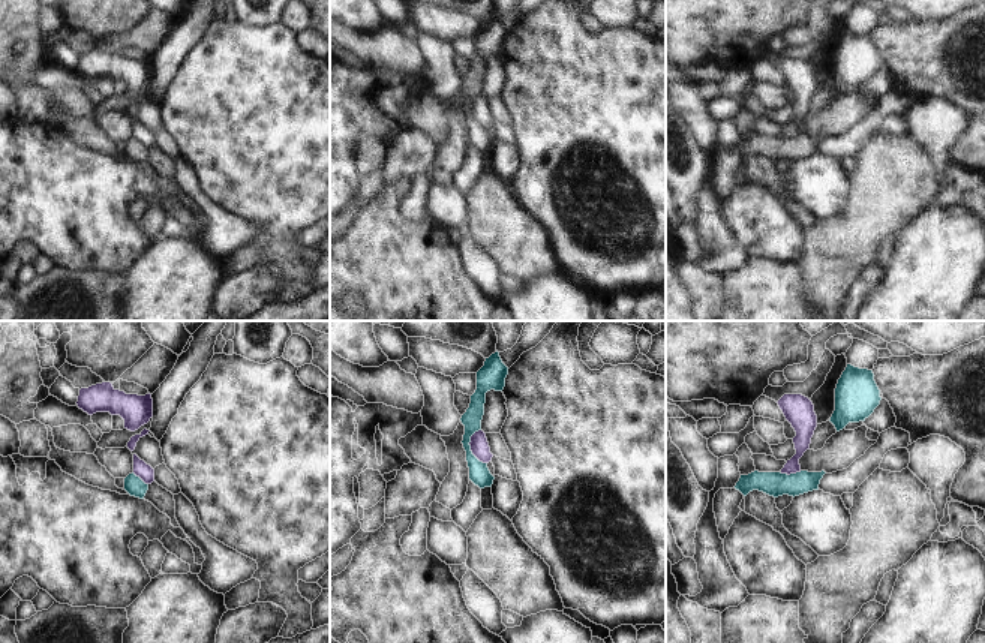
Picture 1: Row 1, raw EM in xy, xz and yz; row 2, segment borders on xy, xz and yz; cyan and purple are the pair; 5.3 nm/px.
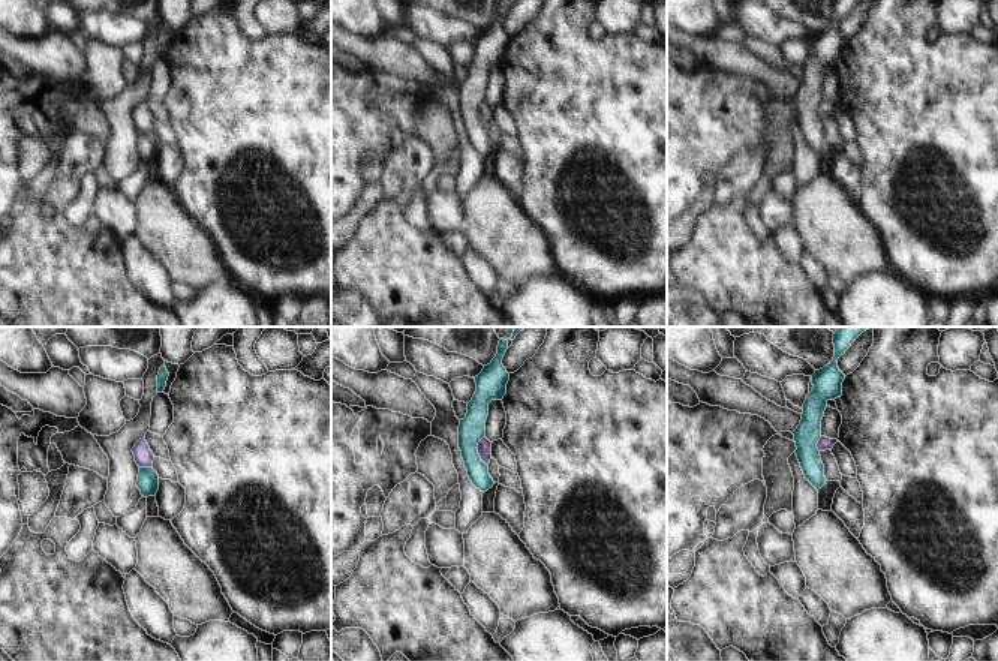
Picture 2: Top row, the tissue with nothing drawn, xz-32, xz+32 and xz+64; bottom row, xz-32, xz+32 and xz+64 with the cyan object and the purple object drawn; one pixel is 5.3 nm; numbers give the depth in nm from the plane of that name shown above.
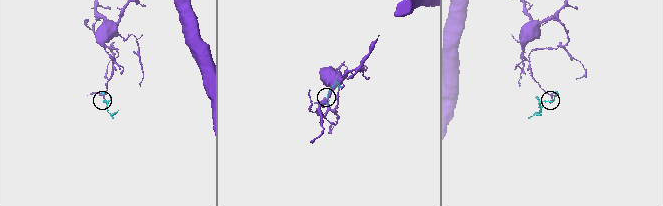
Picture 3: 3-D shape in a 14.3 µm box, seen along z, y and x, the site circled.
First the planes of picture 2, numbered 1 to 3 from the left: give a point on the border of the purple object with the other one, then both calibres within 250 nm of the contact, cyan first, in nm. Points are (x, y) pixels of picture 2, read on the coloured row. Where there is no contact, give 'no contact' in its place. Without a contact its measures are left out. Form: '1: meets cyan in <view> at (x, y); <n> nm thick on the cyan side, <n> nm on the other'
1: meets cyan in xz-32 at (146, 468); 110 nm thick on the cyan side, 100 nm on the other
2: meets cyan in xz+32 at (477, 451); 140 nm thick on the cyan side, 80 nm on the other
3: meets cyan in xz+64 at (817, 442); 140 nm thick on the cyan side, 70 nm on the other

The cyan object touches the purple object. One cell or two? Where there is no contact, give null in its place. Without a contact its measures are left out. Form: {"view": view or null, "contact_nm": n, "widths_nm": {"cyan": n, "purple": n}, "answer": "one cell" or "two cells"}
{"view": "xz", "contact_nm": 200, "widths_nm": {"cyan": 110, "purple": 100}, "answer": "two cells"}

